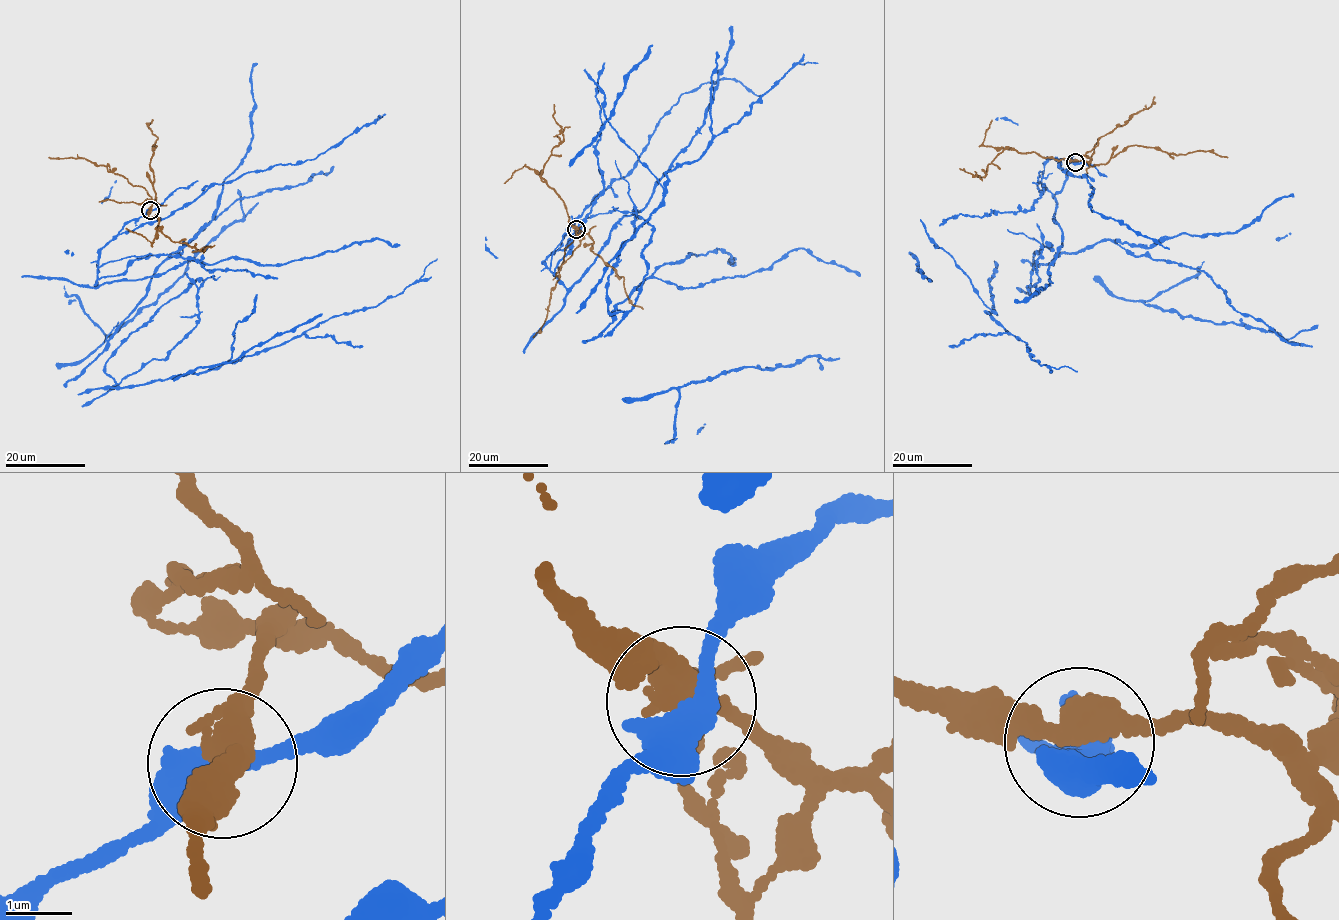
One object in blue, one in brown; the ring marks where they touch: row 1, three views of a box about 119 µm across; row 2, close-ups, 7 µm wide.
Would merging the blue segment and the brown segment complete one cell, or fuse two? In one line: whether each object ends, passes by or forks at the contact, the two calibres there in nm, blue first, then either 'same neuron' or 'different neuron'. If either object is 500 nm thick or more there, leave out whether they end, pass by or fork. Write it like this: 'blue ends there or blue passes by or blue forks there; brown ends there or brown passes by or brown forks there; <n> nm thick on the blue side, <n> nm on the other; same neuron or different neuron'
blue passes by; brown passes by; 400 nm thick on the blue side, 380 nm on the other; different neuron

